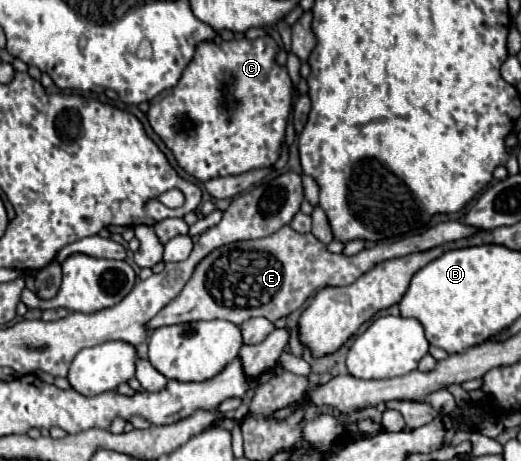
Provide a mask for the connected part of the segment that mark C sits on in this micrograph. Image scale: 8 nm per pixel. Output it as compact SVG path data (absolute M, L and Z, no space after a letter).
M269 35L259 39L243 37L239 41L221 41L221 45L205 41L197 47L195 57L183 71L179 83L151 101L147 111L149 125L167 149L171 149L179 167L187 175L205 183L213 177L241 175L277 163L293 105L293 81L287 75L287 67L277 63L277 51L279 47Z

